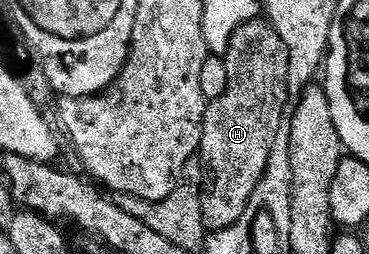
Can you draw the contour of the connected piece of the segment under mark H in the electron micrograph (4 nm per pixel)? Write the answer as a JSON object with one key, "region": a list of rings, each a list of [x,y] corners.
{"region":[[[255,19],[238,26],[232,35],[228,51],[224,54],[227,65],[228,85],[224,95],[211,100],[206,106],[206,118],[202,124],[202,147],[200,161],[206,168],[202,177],[200,192],[202,195],[202,214],[207,230],[217,231],[232,227],[247,216],[246,209],[251,208],[250,200],[268,167],[268,159],[272,151],[272,143],[276,143],[278,134],[284,129],[284,114],[288,90],[288,51],[284,47],[284,39],[276,35],[273,24],[269,20]]]}

